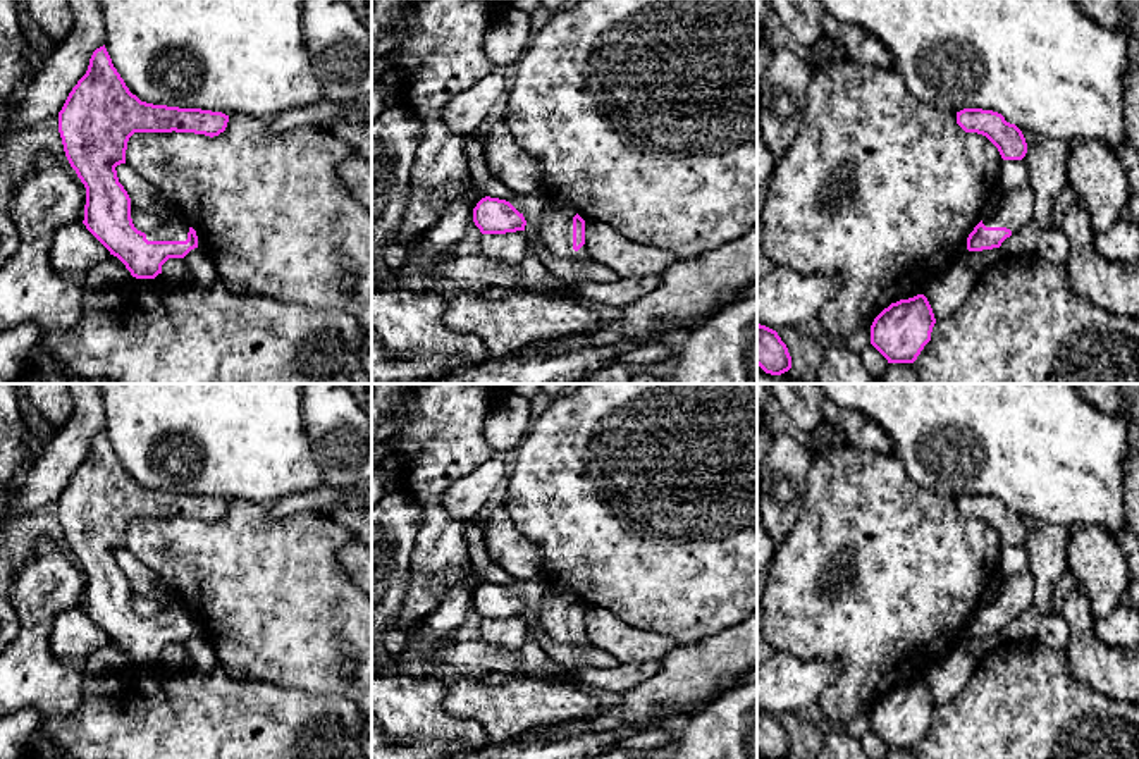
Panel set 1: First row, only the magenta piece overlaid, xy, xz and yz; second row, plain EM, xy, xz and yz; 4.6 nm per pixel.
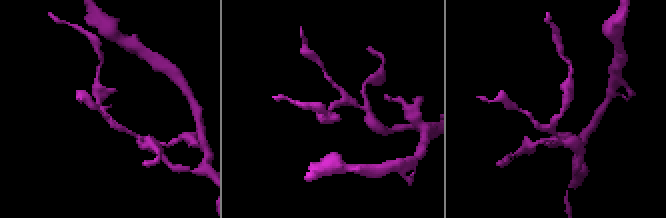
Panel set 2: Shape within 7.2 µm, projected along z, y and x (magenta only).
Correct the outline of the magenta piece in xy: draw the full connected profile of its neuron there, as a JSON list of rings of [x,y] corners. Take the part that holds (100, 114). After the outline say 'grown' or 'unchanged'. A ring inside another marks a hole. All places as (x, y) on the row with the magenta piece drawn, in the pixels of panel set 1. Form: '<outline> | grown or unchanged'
[[[103,46],[89,59],[86,74],[58,112],[65,157],[86,188],[86,229],[117,256],[136,279],[155,279],[169,258],[198,248],[193,227],[177,217],[153,232],[141,232],[131,219],[131,198],[115,167],[126,164],[134,133],[194,133],[219,136],[229,115],[141,102],[129,91]]] | grown

